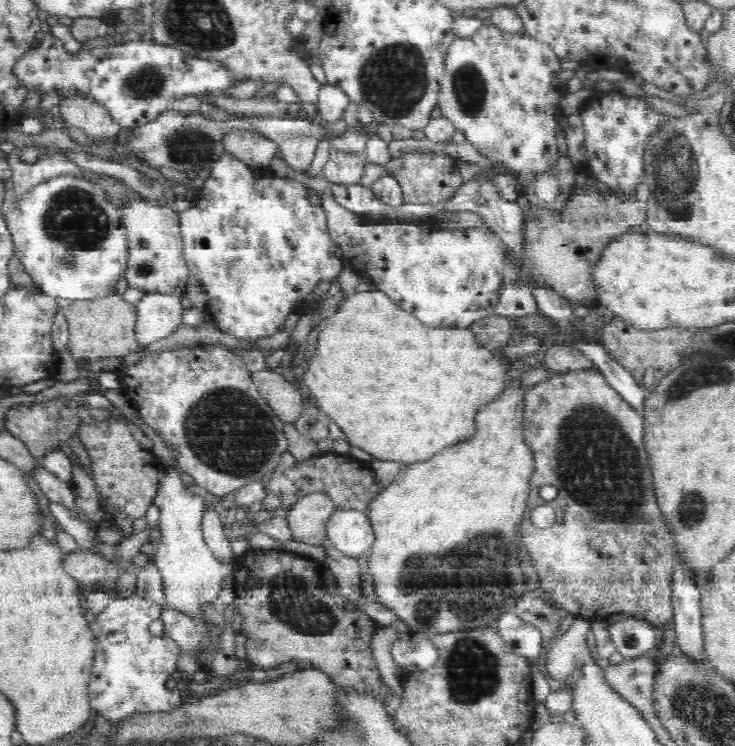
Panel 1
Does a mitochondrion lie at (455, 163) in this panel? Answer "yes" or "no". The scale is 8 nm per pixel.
no

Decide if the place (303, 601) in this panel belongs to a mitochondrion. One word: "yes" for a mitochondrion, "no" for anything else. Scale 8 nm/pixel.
yes

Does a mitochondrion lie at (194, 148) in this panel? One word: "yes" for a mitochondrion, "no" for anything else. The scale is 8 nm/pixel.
yes

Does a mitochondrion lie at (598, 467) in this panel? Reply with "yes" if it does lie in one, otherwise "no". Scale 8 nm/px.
yes

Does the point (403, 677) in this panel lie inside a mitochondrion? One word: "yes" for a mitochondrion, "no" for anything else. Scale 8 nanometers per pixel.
no

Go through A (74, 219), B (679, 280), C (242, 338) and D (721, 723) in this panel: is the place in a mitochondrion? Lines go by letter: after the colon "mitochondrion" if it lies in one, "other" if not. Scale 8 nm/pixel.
A: mitochondrion
B: other
C: other
D: mitochondrion

